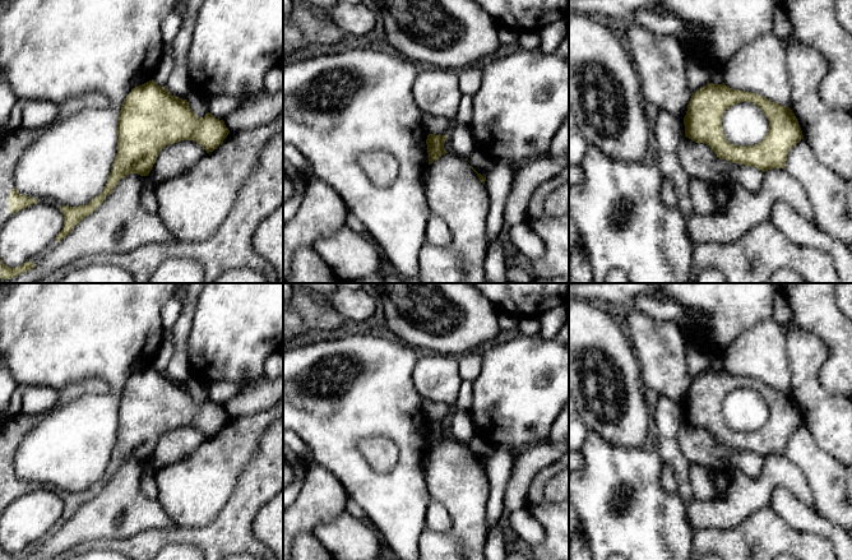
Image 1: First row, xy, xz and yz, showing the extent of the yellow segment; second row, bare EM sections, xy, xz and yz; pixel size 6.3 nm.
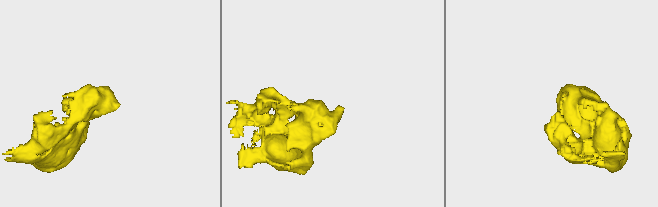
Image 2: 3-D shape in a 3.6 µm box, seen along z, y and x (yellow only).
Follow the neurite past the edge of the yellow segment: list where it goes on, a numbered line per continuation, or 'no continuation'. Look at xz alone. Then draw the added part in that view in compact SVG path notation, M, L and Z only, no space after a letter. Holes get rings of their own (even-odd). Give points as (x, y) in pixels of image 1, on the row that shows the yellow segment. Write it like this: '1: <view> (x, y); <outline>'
no continuation

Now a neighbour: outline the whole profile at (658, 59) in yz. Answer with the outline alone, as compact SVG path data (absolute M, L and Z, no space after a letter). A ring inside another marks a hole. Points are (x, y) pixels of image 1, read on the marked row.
M625 19L624 26L643 102L684 119L693 96L684 46L676 37L654 33L639 23Z

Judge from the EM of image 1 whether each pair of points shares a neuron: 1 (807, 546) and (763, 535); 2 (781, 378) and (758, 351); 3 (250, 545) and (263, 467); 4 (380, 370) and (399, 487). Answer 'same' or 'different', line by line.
1: same
2: same
3: same
4: same

